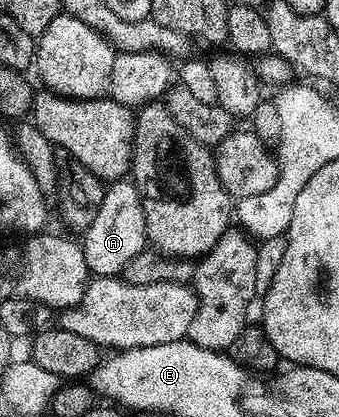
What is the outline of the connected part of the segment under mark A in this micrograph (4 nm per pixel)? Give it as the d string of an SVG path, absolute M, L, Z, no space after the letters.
M119 179L105 186L100 207L93 210L94 218L86 229L86 238L81 238L82 254L87 270L94 277L116 277L125 265L147 248L146 220L142 197L138 186L130 179Z

